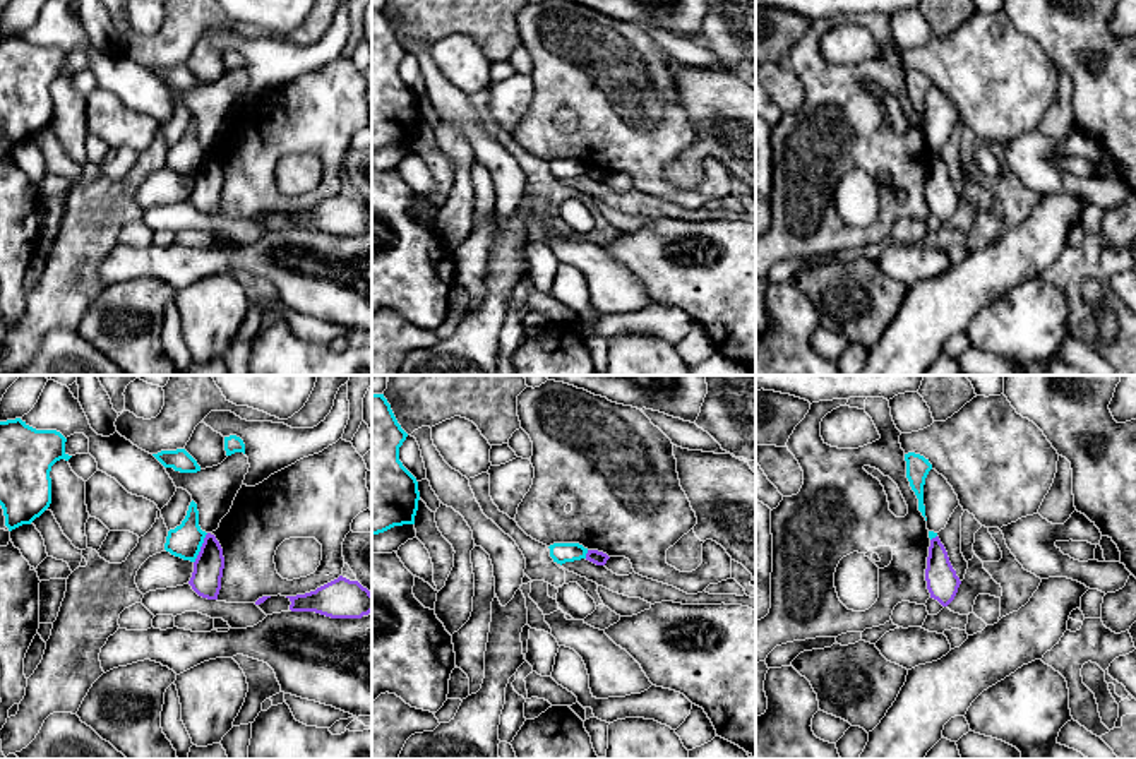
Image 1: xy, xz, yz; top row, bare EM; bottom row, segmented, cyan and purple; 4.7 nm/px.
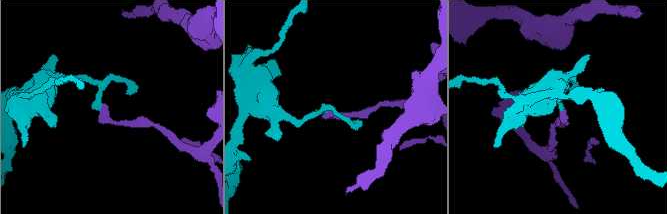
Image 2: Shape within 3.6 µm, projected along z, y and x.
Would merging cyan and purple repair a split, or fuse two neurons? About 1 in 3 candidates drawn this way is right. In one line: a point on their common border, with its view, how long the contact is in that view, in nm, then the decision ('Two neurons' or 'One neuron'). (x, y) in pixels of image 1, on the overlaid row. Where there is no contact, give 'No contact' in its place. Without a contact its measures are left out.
Touches cyan at xy (199, 549). Shared border 160 nm. Two neurons

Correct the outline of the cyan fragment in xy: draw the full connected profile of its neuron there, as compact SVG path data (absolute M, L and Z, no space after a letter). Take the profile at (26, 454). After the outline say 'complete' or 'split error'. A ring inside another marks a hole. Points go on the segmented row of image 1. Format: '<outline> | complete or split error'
M21 418L0 421L0 505L9 531L31 524L51 504L51 466L72 456L57 430L36 430Z | complete

